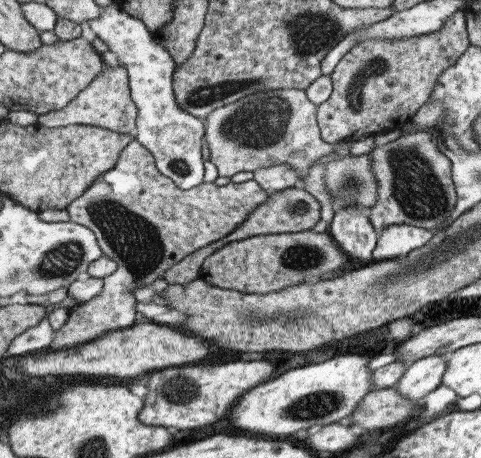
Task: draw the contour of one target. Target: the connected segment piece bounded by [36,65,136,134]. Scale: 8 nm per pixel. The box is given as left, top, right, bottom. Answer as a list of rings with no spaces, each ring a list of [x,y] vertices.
[[[123,65],[109,67],[102,66],[102,69],[95,75],[95,78],[76,94],[65,106],[59,110],[49,110],[38,115],[37,124],[57,128],[69,125],[98,126],[119,134],[132,134],[135,128],[136,106],[130,97],[128,87],[128,76]]]

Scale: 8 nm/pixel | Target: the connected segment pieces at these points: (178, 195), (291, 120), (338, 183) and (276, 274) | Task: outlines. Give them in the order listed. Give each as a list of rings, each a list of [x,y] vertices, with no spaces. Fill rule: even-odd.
[[[132,137],[132,141],[119,153],[112,168],[96,176],[89,188],[65,208],[69,214],[69,221],[93,231],[102,254],[116,262],[116,269],[102,278],[103,286],[98,296],[87,302],[75,304],[70,309],[67,320],[54,331],[50,347],[59,350],[81,345],[95,340],[105,332],[133,325],[136,312],[134,306],[137,302],[132,290],[159,279],[170,266],[184,256],[233,232],[256,206],[267,200],[265,190],[259,187],[251,179],[237,184],[230,182],[224,186],[203,182],[194,188],[179,190],[170,178],[159,174],[152,154]]]
[[[293,87],[245,95],[235,102],[212,110],[205,120],[207,120],[207,128],[204,130],[204,140],[209,150],[209,161],[215,165],[218,176],[230,177],[237,172],[253,172],[261,167],[287,163],[298,174],[298,180],[293,188],[303,190],[302,178],[307,176],[312,164],[333,150],[332,145],[321,140],[320,130],[316,123],[316,104],[306,97],[304,90]]]
[[[369,152],[326,162],[324,179],[331,192],[334,214],[349,205],[361,205],[369,210],[376,199],[377,185],[370,171]]]
[[[307,229],[296,233],[264,234],[229,242],[212,252],[200,264],[198,278],[220,289],[235,289],[245,294],[267,294],[288,286],[338,277],[336,270],[340,270],[347,259],[328,232],[314,233]]]

